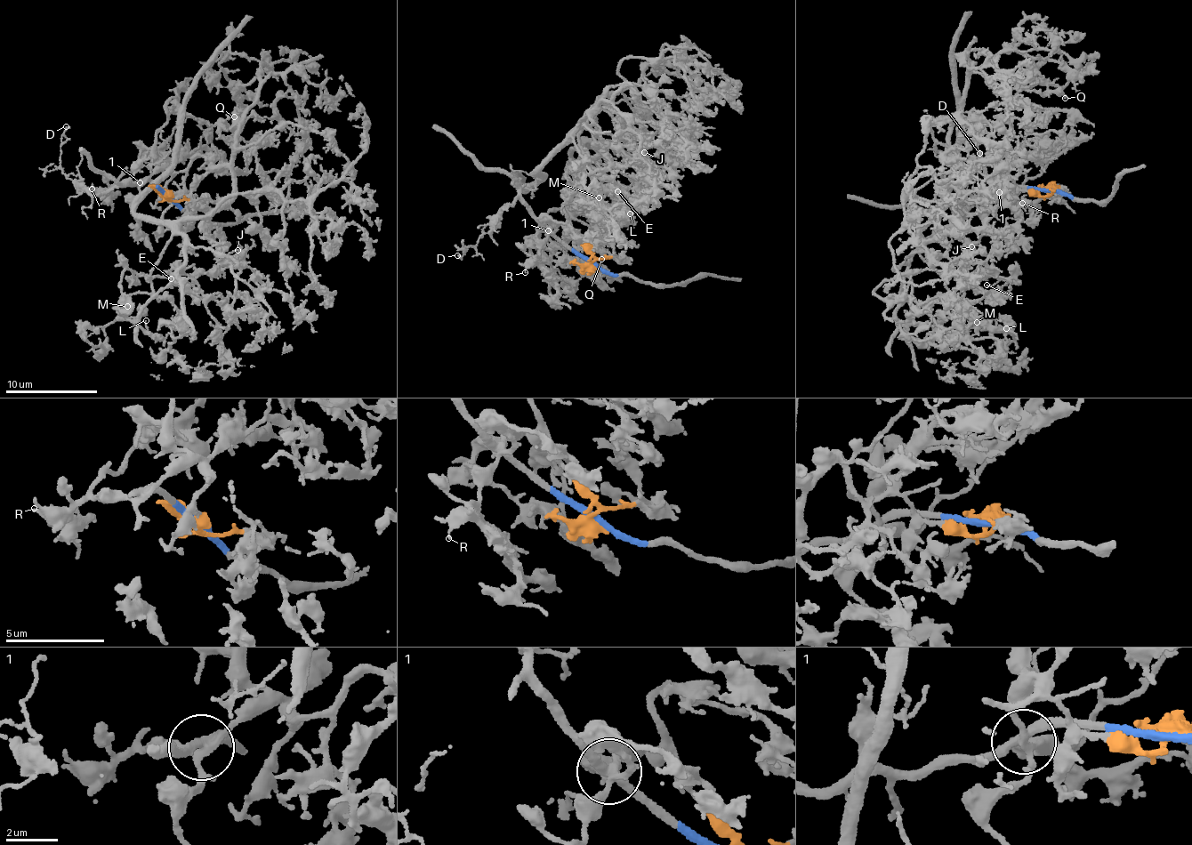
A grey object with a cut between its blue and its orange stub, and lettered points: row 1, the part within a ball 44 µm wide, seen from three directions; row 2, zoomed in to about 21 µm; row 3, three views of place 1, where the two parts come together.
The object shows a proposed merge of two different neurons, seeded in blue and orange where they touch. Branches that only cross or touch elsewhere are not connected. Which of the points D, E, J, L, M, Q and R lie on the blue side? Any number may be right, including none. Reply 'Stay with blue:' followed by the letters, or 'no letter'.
Stay with blue: D

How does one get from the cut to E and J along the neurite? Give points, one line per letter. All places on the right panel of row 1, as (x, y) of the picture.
E: (1051, 189), (986, 179), (982, 159), (919, 231), (951, 290), (996, 278), (986, 284)
J: (1051, 189), (1034, 196), (970, 164), (904, 261), (958, 261), (971, 247)

